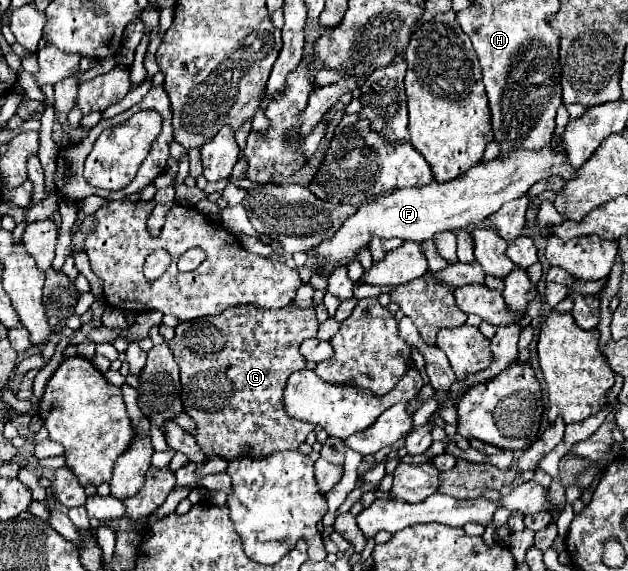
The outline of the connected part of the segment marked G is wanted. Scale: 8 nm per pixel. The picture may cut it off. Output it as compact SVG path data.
M240 304L240 306L226 308L222 314L202 316L202 318L196 318L196 320L180 322L176 326L176 336L170 340L170 350L172 350L174 360L180 366L180 382L182 382L180 400L182 400L184 412L196 424L196 430L192 432L192 436L194 436L196 444L202 448L204 454L216 454L216 456L224 456L226 460L230 460L230 458L238 458L242 452L248 452L254 458L262 458L262 456L268 456L268 454L278 452L278 450L298 450L298 446L302 442L306 442L306 436L308 436L310 430L314 430L314 424L294 420L294 418L290 418L286 414L286 410L284 410L284 388L286 388L286 382L288 382L290 374L306 368L306 358L300 354L300 344L304 340L308 340L308 338L316 338L318 326L320 326L320 322L316 320L316 312L312 308L298 308L294 304L290 304L286 308L280 308L280 310L262 310L262 308L254 306L254 304Z

